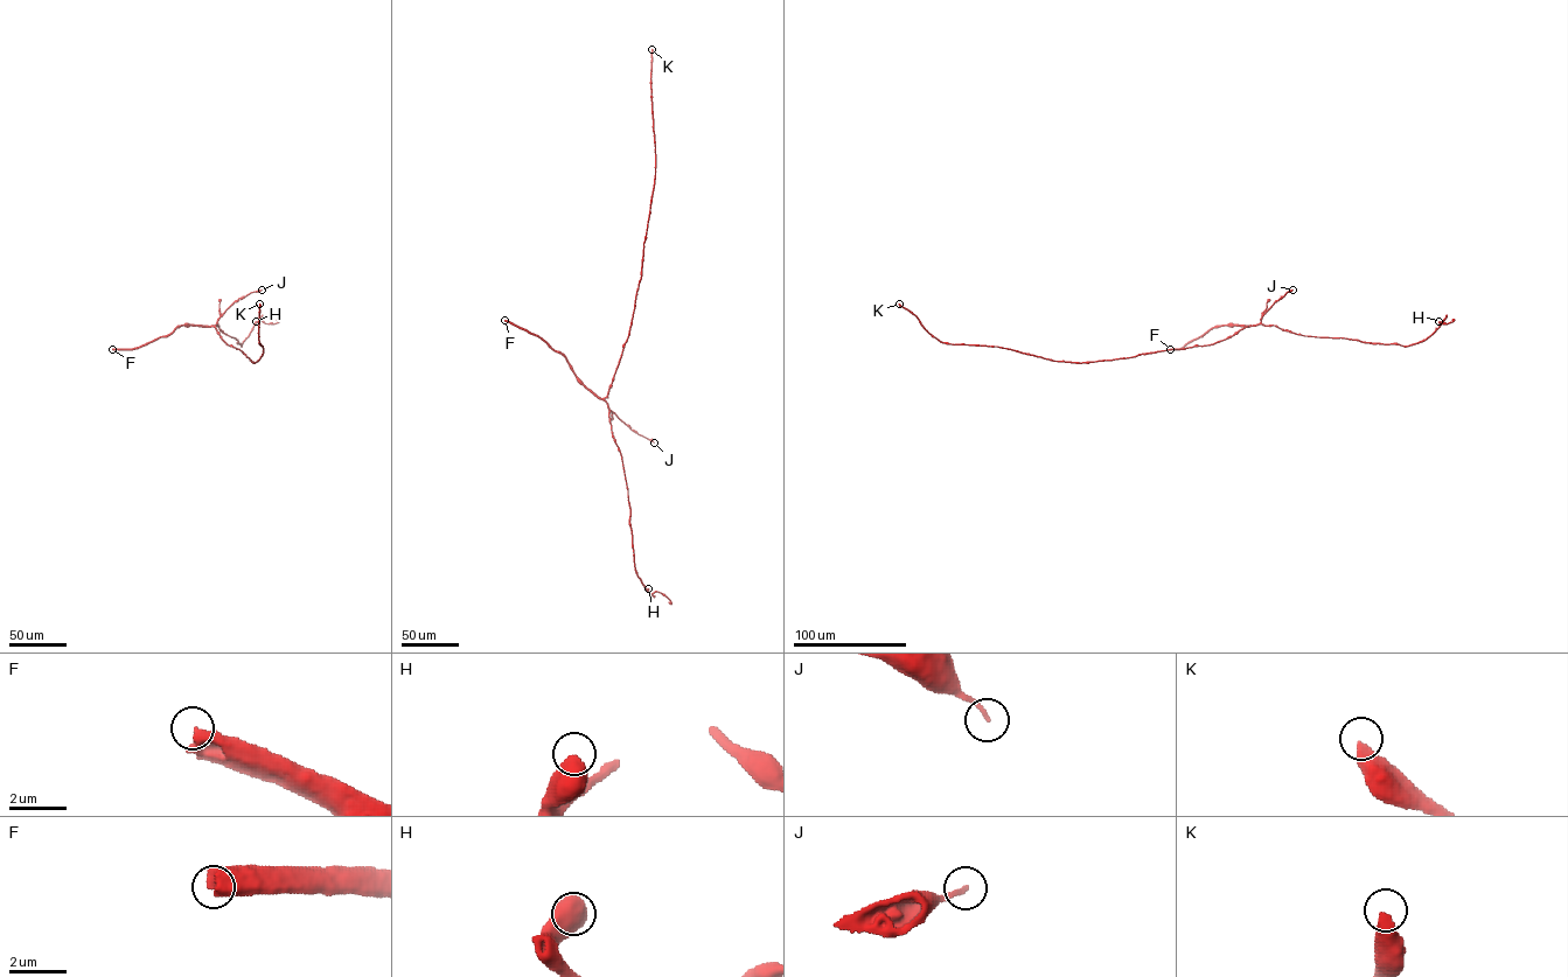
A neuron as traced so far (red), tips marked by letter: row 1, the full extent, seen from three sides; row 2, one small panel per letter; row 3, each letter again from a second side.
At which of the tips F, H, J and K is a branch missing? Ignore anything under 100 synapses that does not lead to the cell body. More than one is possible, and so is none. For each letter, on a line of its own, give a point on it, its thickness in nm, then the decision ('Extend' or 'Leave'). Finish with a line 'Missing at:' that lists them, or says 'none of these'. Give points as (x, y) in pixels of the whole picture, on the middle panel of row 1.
F: Place: (504, 320). Thickness 600 nm. Leave
H: Place: (648, 588). Thickness 650 nm. Leave
J: Place: (654, 442). Thickness 160 nm. Leave
K: Place: (652, 49). Thickness 460 nm. Extend
Missing at: K

